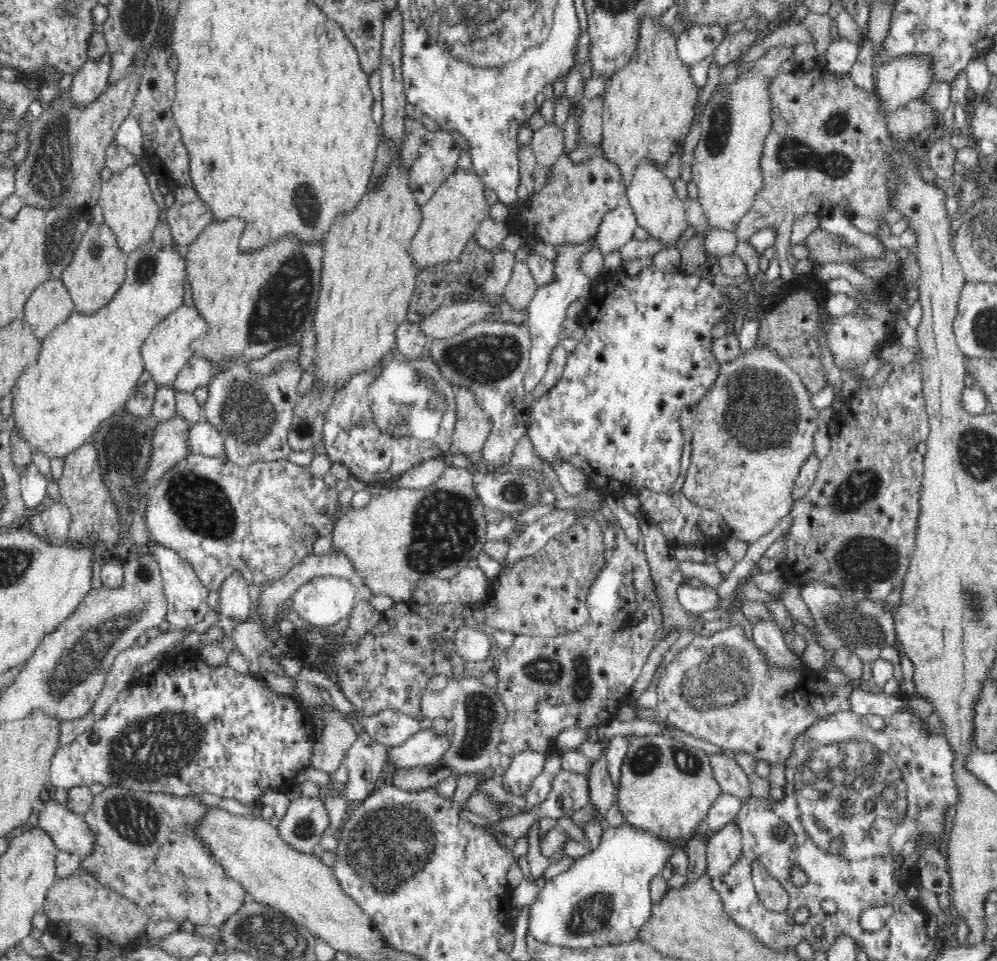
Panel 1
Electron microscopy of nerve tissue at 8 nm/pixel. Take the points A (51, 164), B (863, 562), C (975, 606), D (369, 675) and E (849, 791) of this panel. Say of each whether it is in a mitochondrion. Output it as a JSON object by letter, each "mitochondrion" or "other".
{"A":"mitochondrion","B":"mitochondrion","C":"mitochondrion","D":"mitochondrion","E":"mitochondrion"}

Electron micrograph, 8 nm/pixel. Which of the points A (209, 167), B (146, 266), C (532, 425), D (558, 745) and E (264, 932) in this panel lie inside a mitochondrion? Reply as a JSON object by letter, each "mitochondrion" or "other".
{"A":"mitochondrion","B":"mitochondrion","C":"other","D":"other","E":"mitochondrion"}

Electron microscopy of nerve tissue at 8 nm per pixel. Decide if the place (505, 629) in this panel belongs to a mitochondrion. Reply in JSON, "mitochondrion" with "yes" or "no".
{"mitochondrion":"no"}

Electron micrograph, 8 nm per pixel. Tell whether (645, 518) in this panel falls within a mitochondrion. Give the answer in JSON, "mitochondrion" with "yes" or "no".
{"mitochondrion":"no"}

